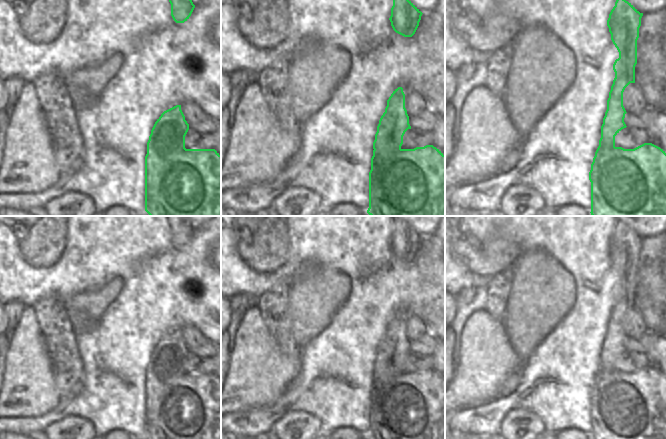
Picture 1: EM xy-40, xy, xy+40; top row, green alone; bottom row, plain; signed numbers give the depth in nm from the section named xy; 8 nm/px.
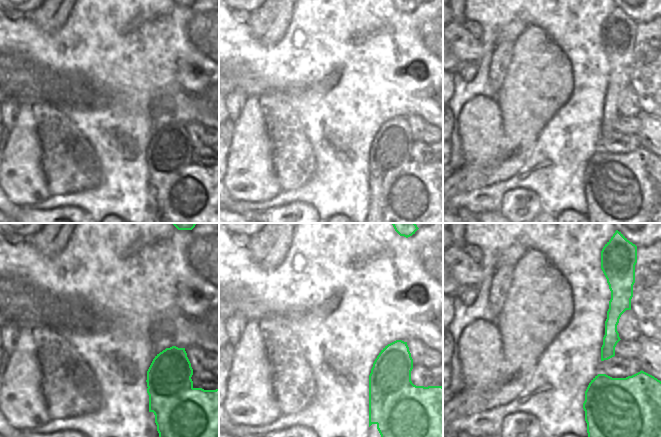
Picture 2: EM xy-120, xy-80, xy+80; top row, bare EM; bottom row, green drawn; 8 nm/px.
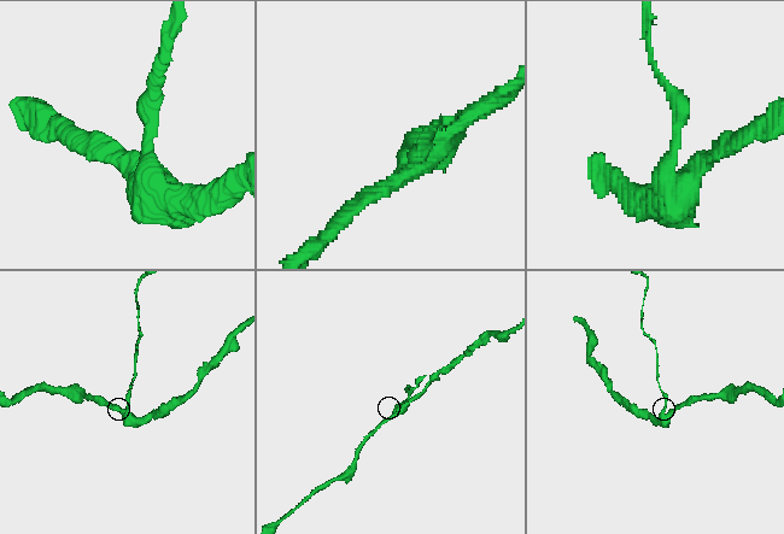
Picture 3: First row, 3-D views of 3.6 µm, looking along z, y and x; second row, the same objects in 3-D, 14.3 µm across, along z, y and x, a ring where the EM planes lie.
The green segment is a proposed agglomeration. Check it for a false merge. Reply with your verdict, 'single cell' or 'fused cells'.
fused cells

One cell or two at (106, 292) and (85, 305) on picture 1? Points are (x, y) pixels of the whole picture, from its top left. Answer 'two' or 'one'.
one

